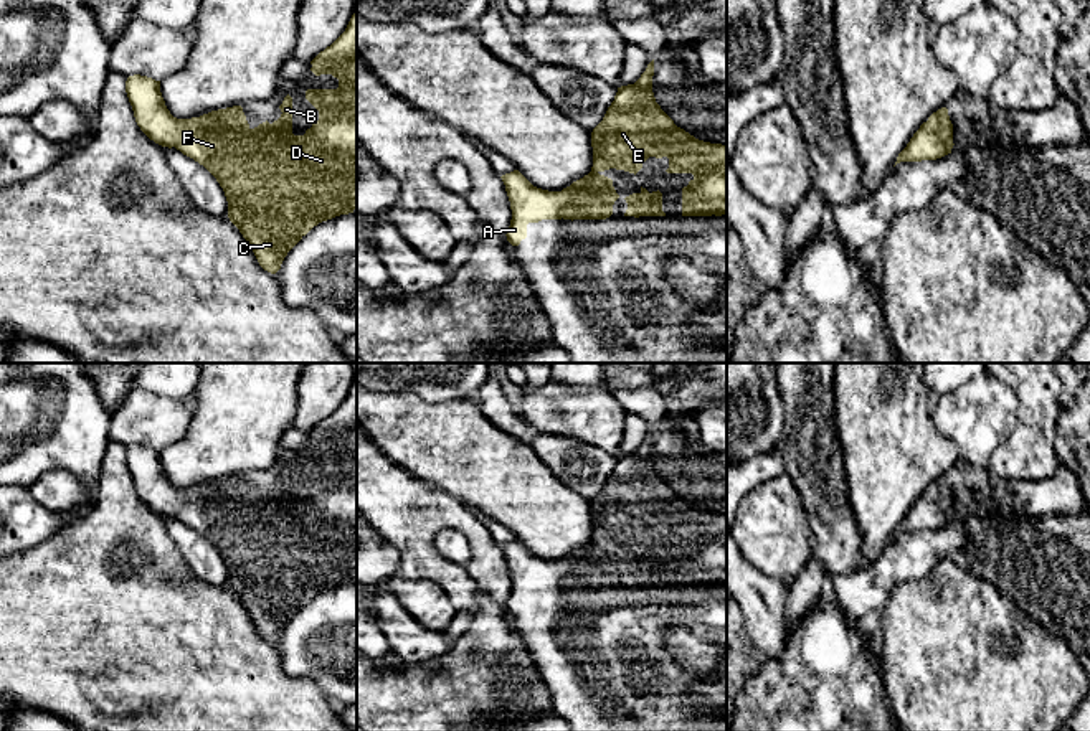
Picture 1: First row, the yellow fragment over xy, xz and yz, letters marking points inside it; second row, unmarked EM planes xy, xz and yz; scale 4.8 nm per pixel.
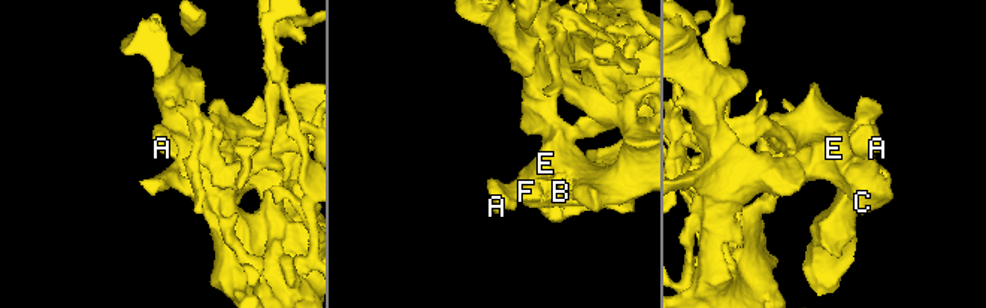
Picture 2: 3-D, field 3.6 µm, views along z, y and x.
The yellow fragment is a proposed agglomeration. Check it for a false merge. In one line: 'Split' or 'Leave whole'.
Leave whole

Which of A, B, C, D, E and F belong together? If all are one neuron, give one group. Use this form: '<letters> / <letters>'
A B C D E F

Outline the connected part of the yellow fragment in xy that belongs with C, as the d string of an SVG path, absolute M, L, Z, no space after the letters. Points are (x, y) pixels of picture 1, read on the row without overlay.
M357 381L352 384L345 401L330 416L327 416L324 421L320 421L310 431L310 434L312 434L310 441L315 446L332 444L334 447L337 447L339 457L337 459L307 459L306 460L306 469L319 480L319 490L314 492L312 497L307 498L304 505L292 503L292 467L289 464L284 467L282 474L279 475L282 483L277 490L274 490L272 493L269 493L266 490L266 492L259 493L258 497L251 498L241 475L211 480L211 482L203 483L200 487L177 488L170 483L170 480L165 475L165 470L164 470L162 462L160 462L160 450L155 450L152 447L140 446L140 444L129 446L126 450L126 462L127 462L129 472L130 472L132 480L134 480L135 492L140 497L140 500L150 510L154 510L155 513L159 513L162 516L168 516L168 518L175 516L183 525L187 525L187 526L193 528L195 531L198 531L200 535L203 535L216 548L216 551L223 558L226 571L228 571L230 591L239 599L243 607L248 611L259 635L271 644L276 644L281 639L281 634L282 634L284 627L287 625L287 622L314 596L317 596L322 591L332 589L335 586L353 582L353 579L357 578Z

